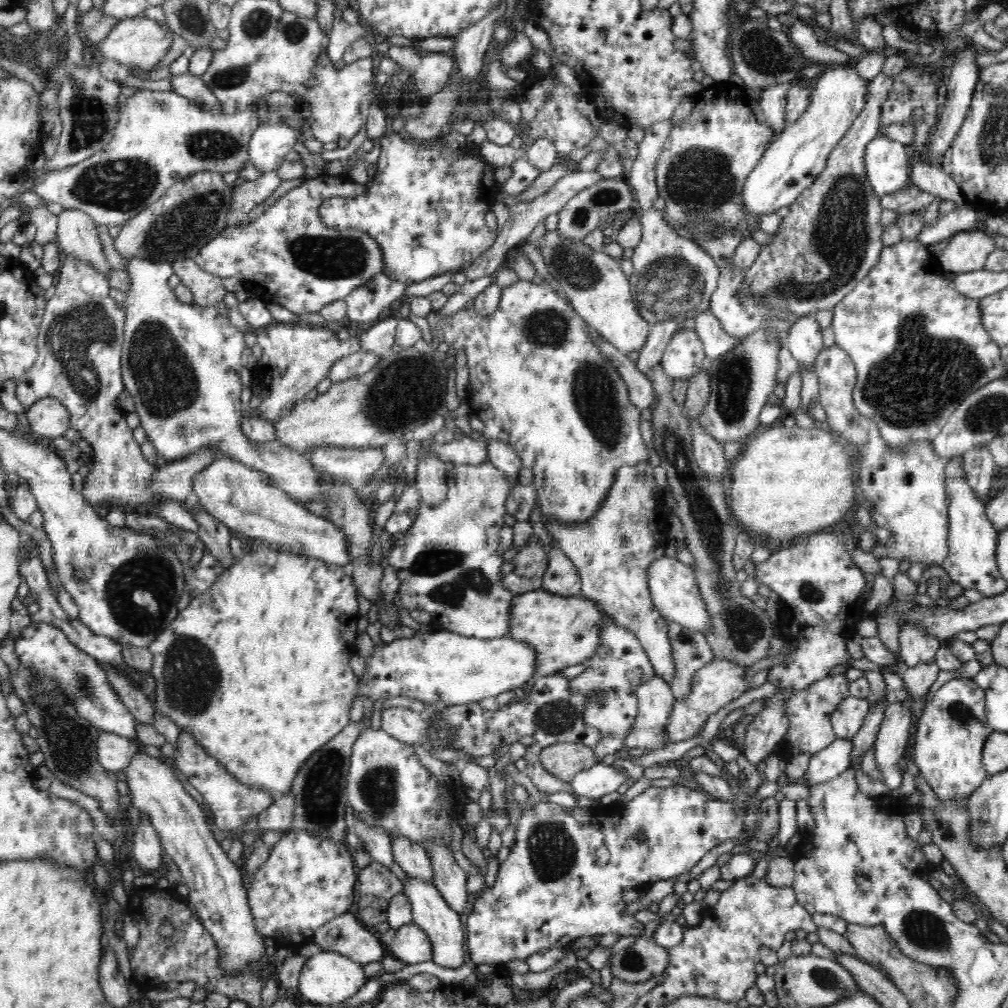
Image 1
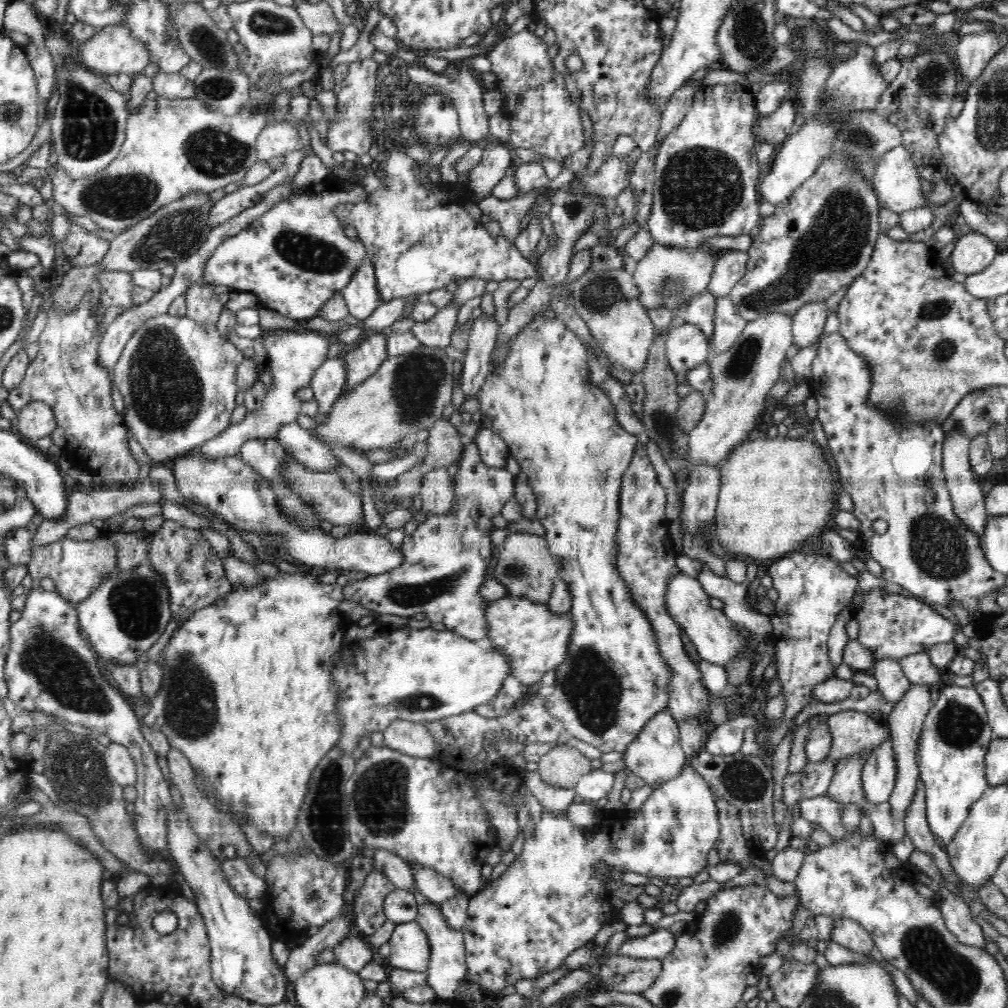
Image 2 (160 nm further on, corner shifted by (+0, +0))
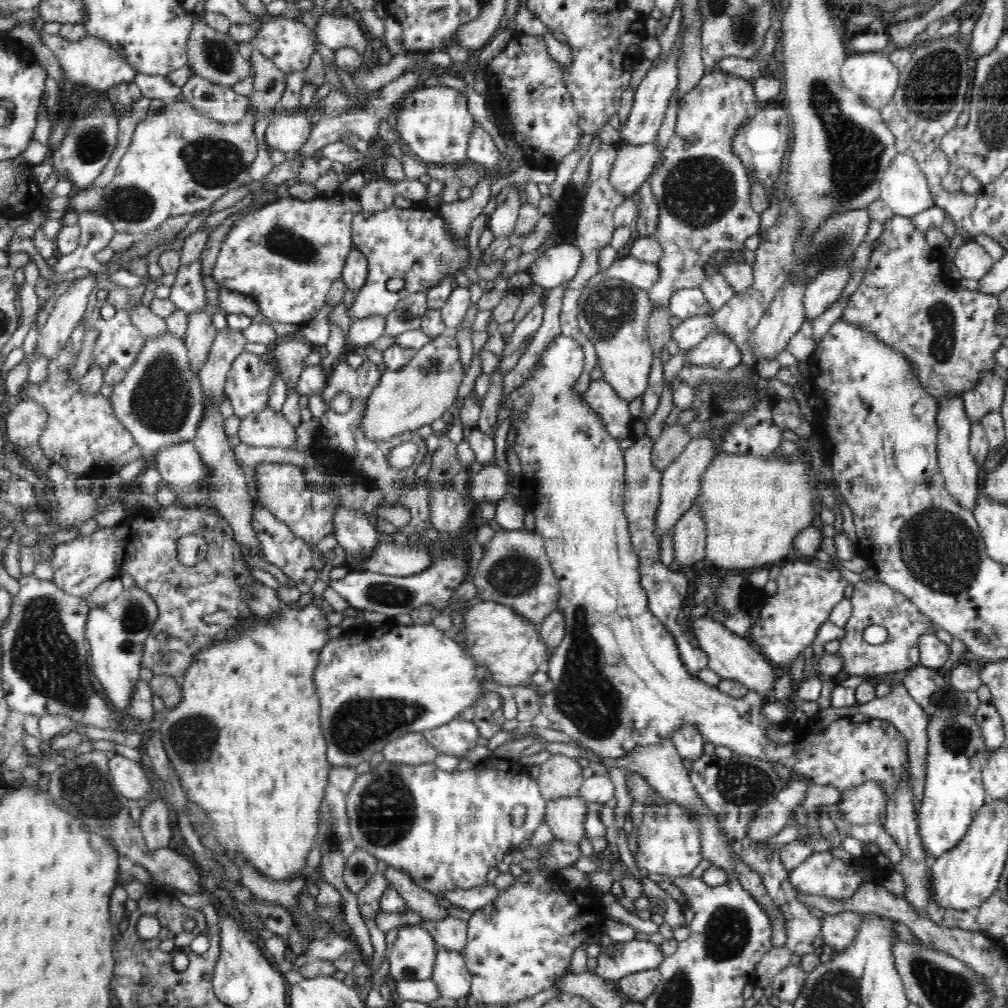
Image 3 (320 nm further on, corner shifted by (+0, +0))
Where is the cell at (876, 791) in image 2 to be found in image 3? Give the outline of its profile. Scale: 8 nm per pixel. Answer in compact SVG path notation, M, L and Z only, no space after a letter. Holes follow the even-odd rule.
M870 780L842 791L842 799L837 804L842 820L850 825L878 823L887 806L883 784Z

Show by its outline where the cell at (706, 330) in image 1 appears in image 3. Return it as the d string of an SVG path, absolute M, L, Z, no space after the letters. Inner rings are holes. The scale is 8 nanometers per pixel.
M700 287L677 290L671 296L667 308L673 316L679 319L688 319L694 316L714 316L714 312Z

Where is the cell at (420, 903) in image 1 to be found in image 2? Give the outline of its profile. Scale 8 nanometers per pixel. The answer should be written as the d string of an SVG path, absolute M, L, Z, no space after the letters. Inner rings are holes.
M429 901L418 906L418 916L416 921L427 935L431 956L427 968L427 984L429 984L439 999L450 999L454 997L456 988L466 980L467 964L465 961L464 936L460 931L448 928L444 915L437 903Z

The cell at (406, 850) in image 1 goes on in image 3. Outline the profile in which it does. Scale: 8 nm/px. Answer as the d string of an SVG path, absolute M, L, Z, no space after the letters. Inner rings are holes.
M487 883L468 890L446 890L437 896L450 900L456 907L466 911L474 911L494 902L498 898L498 894L500 894L500 889L494 884Z

